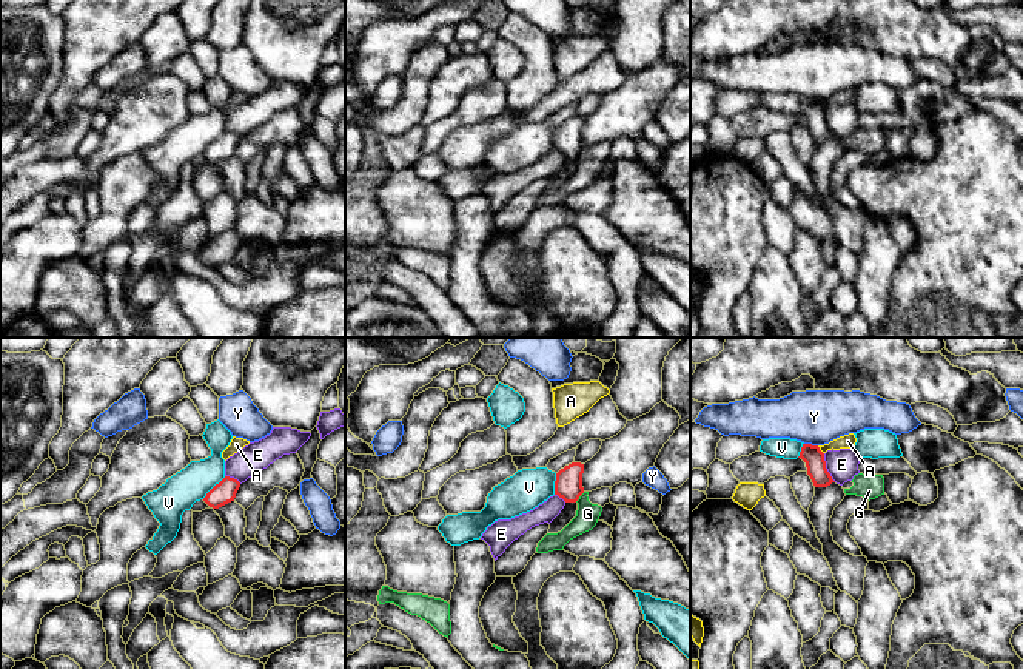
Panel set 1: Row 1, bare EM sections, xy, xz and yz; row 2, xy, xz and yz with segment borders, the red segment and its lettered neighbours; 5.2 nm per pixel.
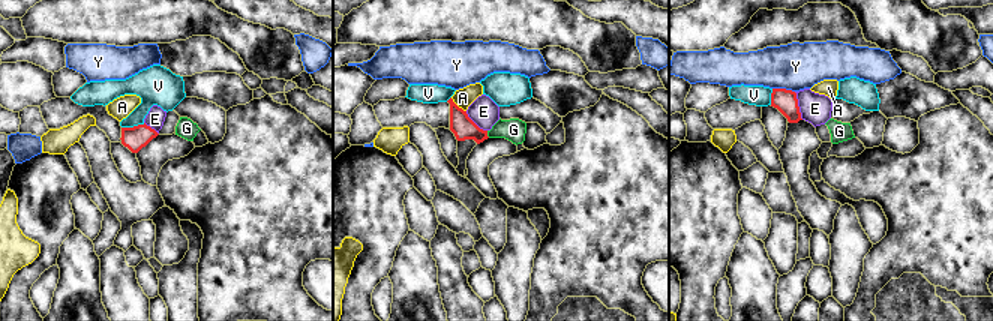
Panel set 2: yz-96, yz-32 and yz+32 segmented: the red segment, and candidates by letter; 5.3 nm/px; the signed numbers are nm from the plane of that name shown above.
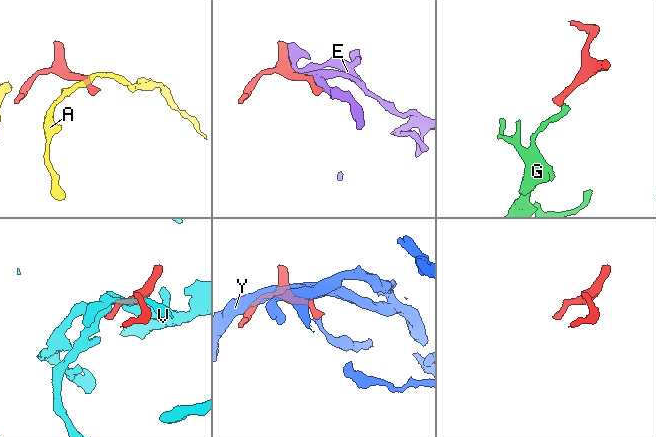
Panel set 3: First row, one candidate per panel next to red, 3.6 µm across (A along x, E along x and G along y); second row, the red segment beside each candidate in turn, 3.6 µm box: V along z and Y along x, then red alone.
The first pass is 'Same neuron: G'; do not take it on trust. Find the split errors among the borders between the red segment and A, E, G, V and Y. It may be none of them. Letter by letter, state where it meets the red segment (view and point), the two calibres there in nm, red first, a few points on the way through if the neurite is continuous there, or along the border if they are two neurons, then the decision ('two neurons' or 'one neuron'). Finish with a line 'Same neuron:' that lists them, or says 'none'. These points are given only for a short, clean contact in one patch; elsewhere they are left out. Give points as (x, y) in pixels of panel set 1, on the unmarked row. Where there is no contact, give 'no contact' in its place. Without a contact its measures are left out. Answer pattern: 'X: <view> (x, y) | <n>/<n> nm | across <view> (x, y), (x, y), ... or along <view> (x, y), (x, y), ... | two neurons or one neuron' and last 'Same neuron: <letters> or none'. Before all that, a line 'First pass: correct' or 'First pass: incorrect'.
First pass: incorrect
A: yz (820, 105) | 110/80 nm | along yz (817, 100), (823, 108) | two neurons
E: yz (825, 122) | 110/160 nm | two neurons
G: xz (580, 150) | 140/120 nm | along xz (584, 147), (575, 156) | two neurons
V: xy (213, 142) | 120/190 nm | two neurons
Y: yz (811, 99) | 110/280 nm | two neurons
Same neuron: none

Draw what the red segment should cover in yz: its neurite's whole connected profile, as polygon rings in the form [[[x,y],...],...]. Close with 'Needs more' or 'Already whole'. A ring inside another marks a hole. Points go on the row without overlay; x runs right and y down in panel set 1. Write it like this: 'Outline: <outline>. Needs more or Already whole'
Outline: [[[803,99],[798,113],[806,117],[807,129],[815,142],[827,142],[835,137],[826,123],[824,108],[818,100]]]. Already whole

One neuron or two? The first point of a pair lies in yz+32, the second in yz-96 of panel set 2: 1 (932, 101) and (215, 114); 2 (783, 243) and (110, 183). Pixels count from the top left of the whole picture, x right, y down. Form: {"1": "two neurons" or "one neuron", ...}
{"1": "two neurons", "2": "two neurons"}

